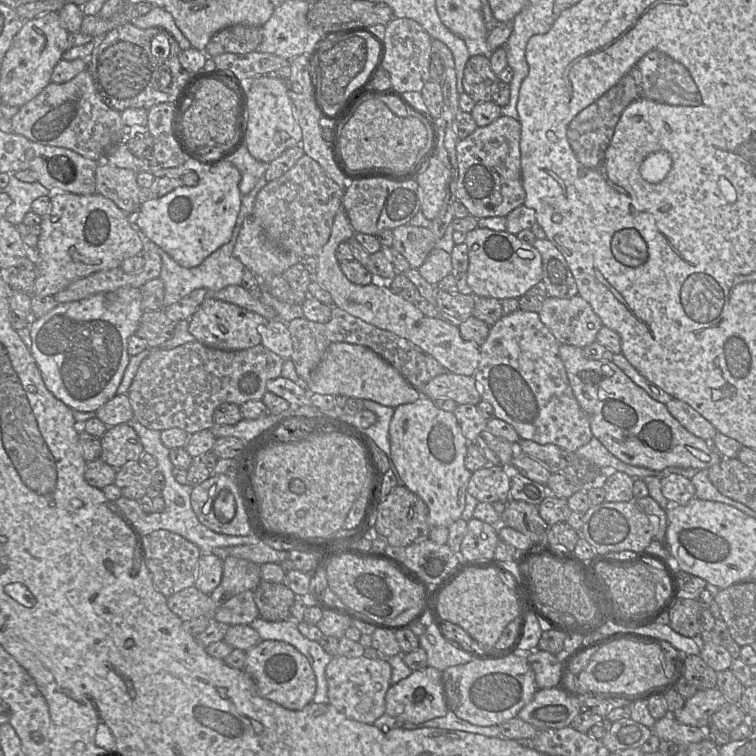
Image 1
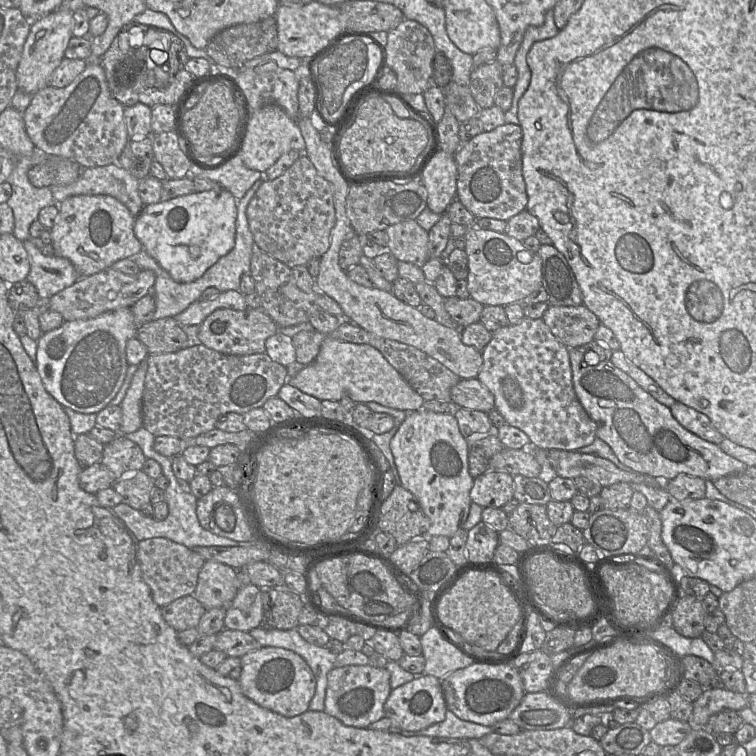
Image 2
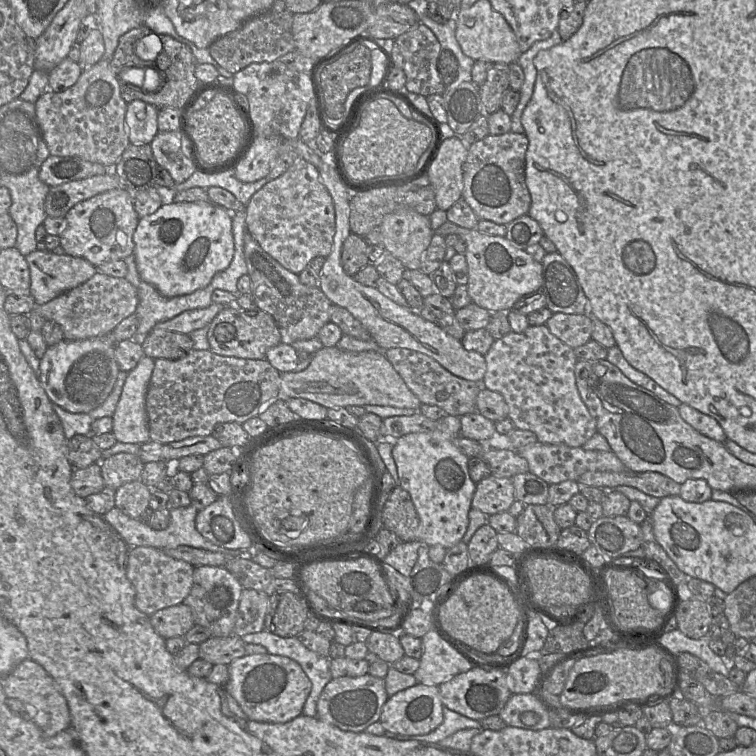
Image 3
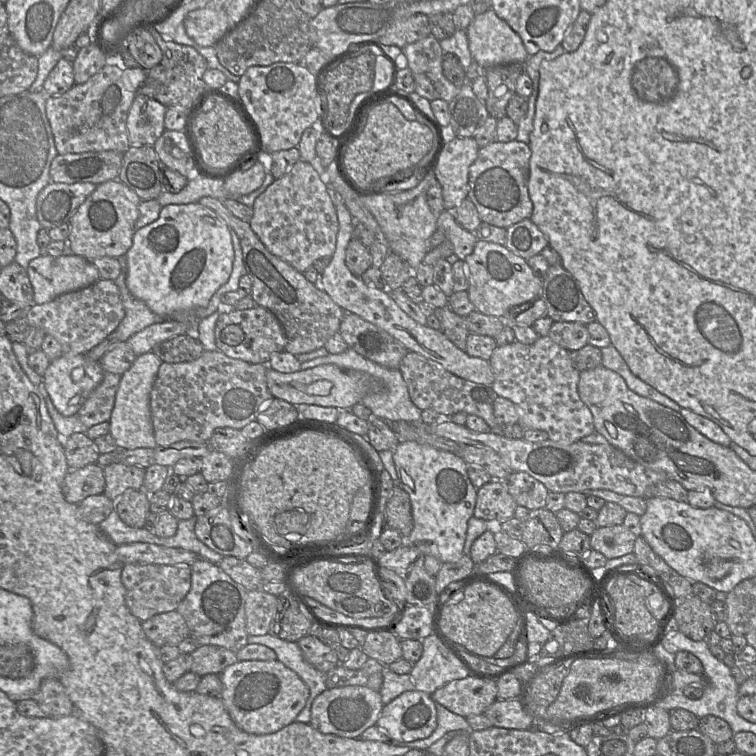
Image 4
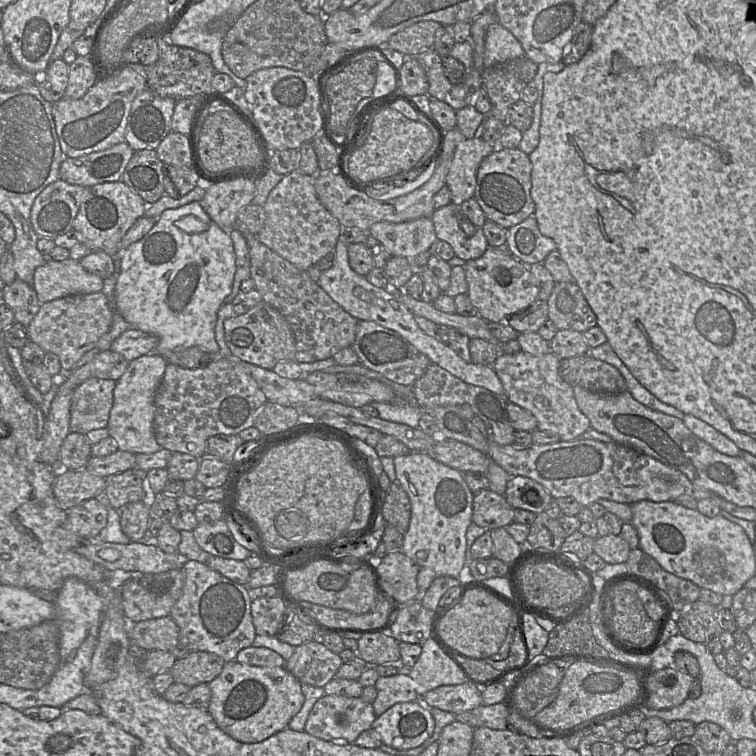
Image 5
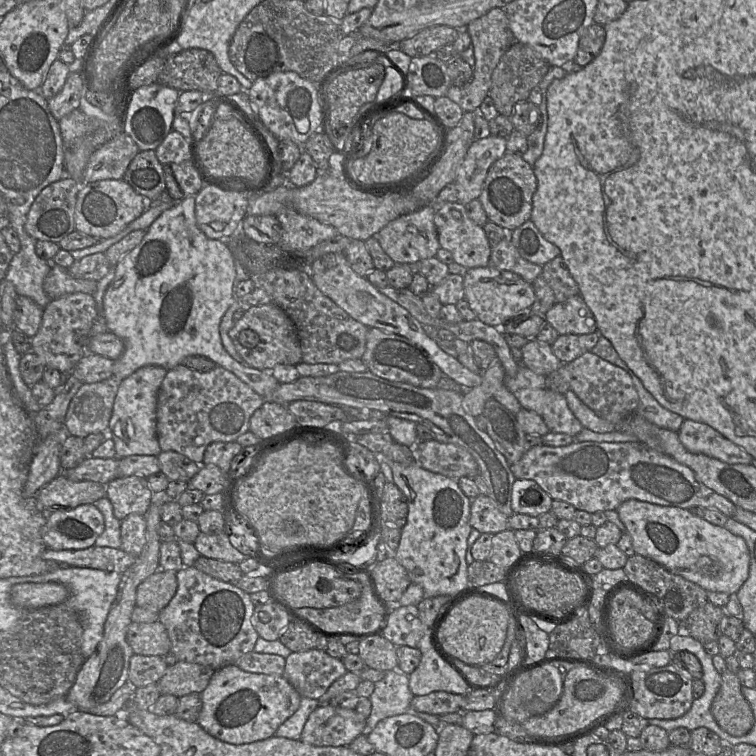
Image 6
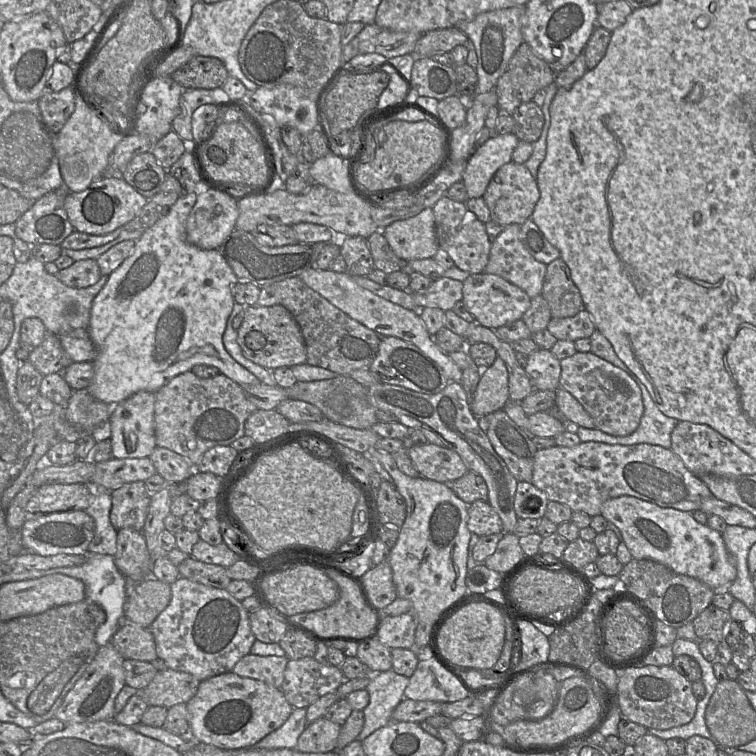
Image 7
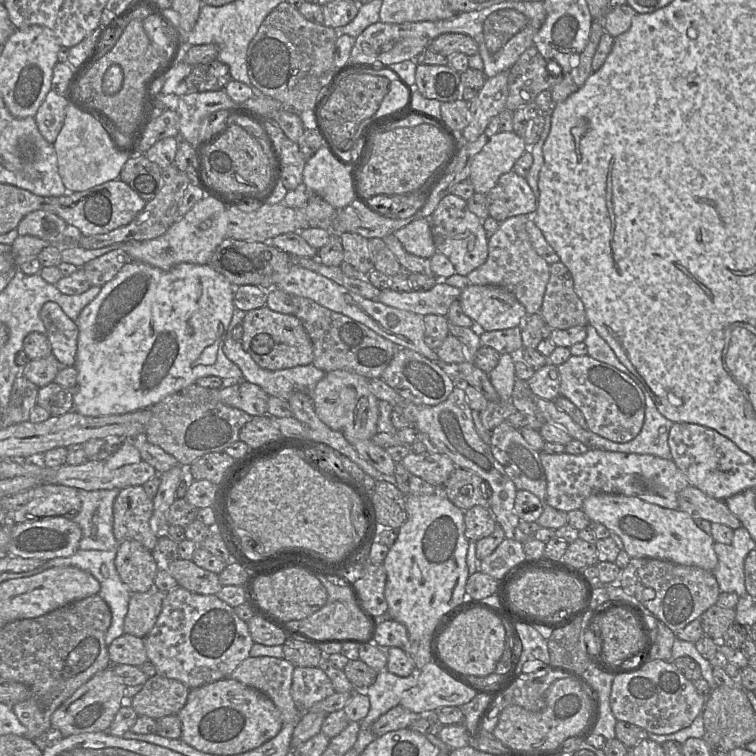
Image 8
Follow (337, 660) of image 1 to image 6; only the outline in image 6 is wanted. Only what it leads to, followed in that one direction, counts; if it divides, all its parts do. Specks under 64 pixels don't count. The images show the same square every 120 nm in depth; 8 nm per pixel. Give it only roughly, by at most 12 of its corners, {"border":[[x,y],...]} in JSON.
{"border":[[323,702],[300,740],[348,746],[365,732],[354,709]]}

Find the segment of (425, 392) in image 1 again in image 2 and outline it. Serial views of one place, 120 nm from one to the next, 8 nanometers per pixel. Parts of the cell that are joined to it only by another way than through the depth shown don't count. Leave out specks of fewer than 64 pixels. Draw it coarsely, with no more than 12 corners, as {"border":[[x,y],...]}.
{"border":[[461,379],[451,389],[456,405],[485,413],[493,394],[477,379]]}

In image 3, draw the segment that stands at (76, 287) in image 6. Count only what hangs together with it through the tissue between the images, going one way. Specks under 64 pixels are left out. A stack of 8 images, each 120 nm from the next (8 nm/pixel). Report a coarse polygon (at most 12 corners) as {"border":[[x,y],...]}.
{"border":[[35,250],[25,256],[30,294],[43,305],[90,279],[86,259]]}

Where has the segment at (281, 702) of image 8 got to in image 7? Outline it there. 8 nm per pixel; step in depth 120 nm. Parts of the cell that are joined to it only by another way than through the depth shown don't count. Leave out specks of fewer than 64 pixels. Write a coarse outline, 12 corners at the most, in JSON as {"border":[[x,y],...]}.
{"border":[[249,653],[231,671],[280,688],[286,656]]}

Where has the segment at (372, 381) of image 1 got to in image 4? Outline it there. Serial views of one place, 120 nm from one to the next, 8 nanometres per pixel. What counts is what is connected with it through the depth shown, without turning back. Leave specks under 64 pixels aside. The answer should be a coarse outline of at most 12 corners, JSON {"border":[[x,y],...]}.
{"border":[[323,364],[293,373],[268,368],[274,398],[350,410],[369,377]]}

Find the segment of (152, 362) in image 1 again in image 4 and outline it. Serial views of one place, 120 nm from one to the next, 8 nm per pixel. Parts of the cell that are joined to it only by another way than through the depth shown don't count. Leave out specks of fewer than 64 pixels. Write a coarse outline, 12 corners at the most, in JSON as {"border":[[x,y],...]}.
{"border":[[219,350],[162,362],[157,446],[241,430],[272,398],[267,364]]}

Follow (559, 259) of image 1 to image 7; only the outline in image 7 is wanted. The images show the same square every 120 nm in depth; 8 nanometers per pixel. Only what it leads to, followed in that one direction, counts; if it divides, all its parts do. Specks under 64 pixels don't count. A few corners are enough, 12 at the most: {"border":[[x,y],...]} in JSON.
{"border":[[583,309],[573,317],[551,318],[557,340],[589,338],[596,329]]}

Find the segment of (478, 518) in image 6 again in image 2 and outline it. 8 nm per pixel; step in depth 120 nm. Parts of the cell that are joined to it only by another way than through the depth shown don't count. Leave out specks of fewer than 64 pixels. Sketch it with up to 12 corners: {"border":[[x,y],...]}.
{"border":[[490,469],[473,480],[471,501],[502,508],[513,497],[514,480]]}

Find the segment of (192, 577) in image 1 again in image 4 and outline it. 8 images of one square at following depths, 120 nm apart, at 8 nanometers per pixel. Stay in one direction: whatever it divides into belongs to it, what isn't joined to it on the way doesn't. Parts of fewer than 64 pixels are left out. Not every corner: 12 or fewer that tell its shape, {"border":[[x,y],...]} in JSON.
{"border":[[126,564],[126,604],[141,622],[174,611],[191,566]]}

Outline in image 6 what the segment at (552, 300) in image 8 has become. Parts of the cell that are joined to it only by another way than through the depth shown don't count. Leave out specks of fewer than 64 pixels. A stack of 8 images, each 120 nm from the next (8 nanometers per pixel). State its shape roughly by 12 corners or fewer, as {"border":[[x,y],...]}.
{"border":[[561,255],[542,266],[556,303],[579,294]]}

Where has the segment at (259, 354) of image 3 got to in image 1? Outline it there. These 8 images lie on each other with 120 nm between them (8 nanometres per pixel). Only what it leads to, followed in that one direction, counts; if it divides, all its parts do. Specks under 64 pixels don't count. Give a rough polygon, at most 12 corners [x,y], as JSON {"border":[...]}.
{"border":[[208,296],[189,332],[210,348],[261,344],[263,316]]}

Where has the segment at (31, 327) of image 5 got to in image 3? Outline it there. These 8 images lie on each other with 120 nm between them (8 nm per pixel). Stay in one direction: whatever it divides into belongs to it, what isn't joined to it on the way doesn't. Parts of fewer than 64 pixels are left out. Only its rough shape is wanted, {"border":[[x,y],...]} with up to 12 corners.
{"border":[[98,270],[36,307],[65,340],[108,336],[137,289]]}

